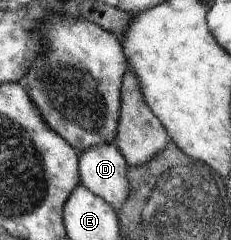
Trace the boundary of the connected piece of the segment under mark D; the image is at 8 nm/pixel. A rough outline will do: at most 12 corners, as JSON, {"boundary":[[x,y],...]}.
{"boundary":[[113,143],[79,152],[80,184],[115,212],[130,195]]}

